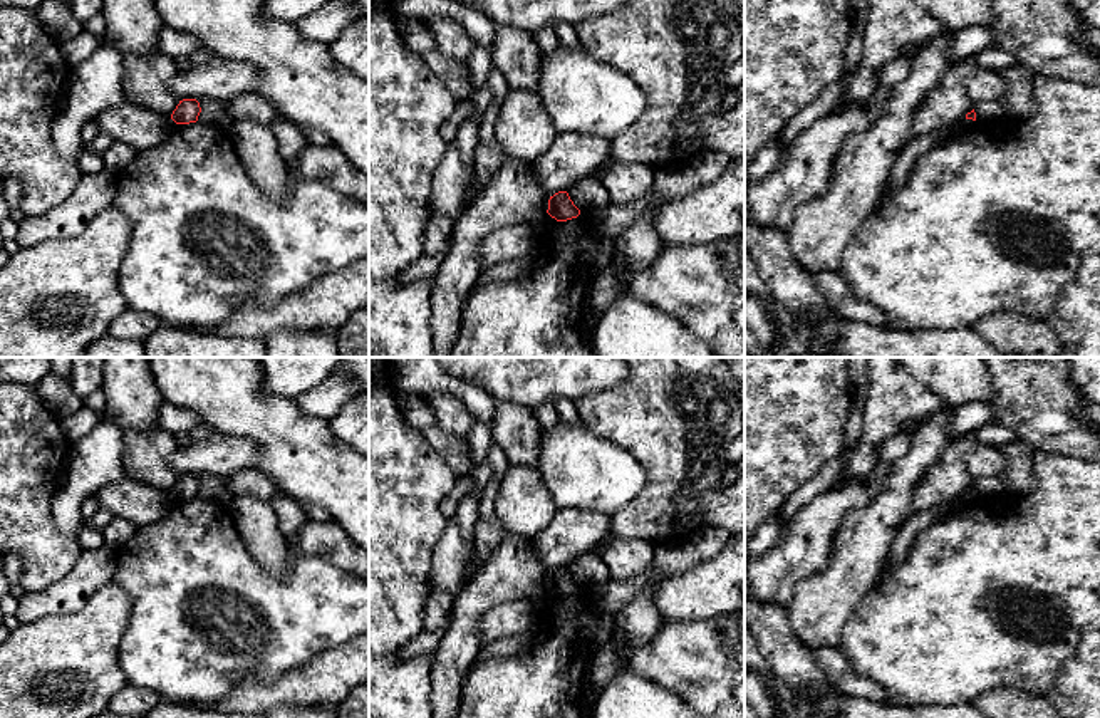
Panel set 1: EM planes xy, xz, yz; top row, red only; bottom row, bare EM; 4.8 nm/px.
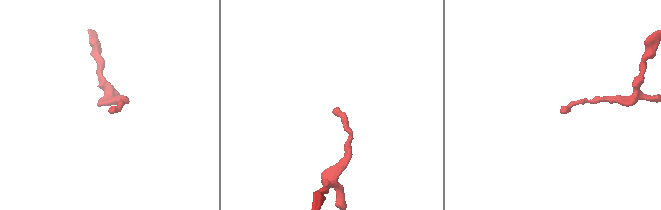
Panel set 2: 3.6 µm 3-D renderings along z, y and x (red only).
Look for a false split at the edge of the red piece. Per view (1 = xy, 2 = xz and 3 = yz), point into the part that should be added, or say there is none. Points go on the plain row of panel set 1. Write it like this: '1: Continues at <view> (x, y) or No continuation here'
1: No continuation here
2: No continuation here
3: No continuation here

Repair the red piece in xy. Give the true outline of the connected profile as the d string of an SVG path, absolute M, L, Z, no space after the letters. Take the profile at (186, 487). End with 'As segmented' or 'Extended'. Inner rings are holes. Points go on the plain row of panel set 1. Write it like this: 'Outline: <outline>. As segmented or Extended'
Outline: M183 475L173 486L171 495L176 500L189 500L198 497L200 488L201 488L201 483L196 475Z. As segmented

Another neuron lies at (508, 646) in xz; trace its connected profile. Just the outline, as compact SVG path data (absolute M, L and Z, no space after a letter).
M533 626L530 629L527 629L525 632L513 636L513 637L506 637L501 641L495 641L491 644L486 644L481 648L481 651L478 653L476 659L473 661L471 668L464 673L463 683L461 683L461 700L464 695L464 681L468 678L468 674L483 661L488 661L495 656L513 656L520 651L523 651L525 648L530 648L537 643L540 643L543 639L543 632L540 627Z

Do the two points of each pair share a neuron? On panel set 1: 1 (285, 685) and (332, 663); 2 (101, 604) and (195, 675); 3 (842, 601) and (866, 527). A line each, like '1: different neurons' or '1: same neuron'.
1: same neuron
2: different neurons
3: same neuron

